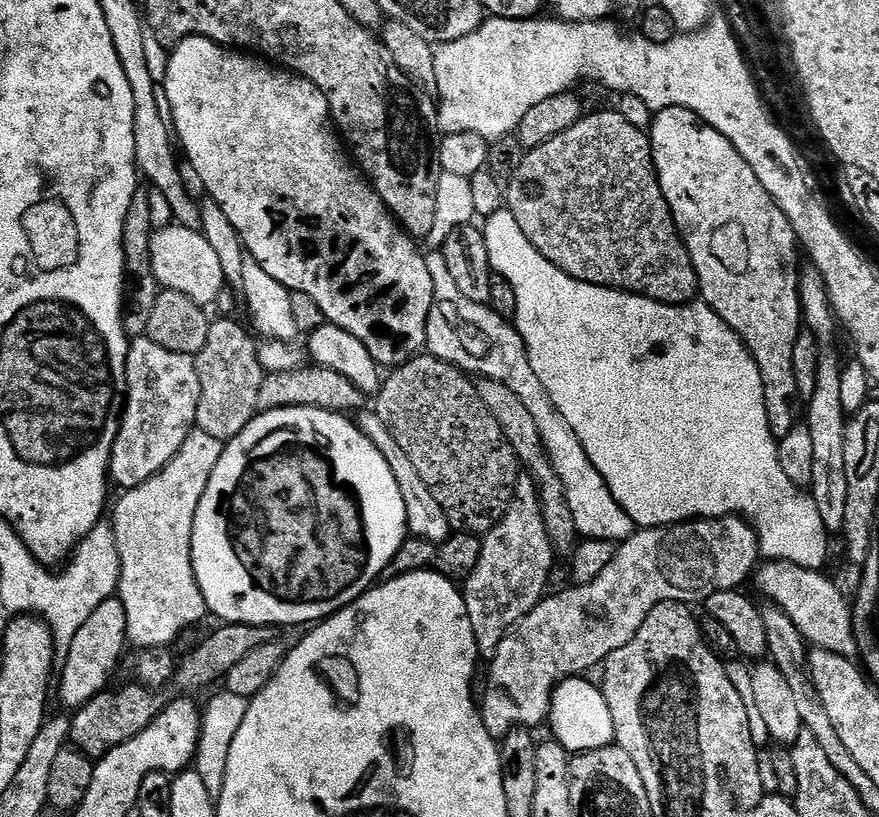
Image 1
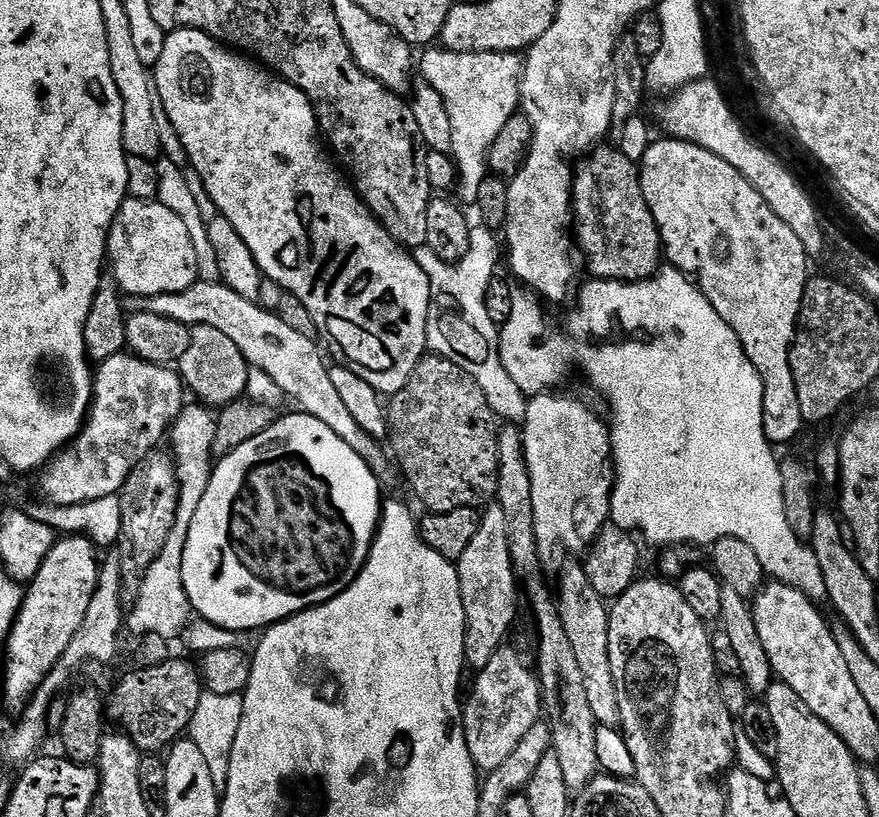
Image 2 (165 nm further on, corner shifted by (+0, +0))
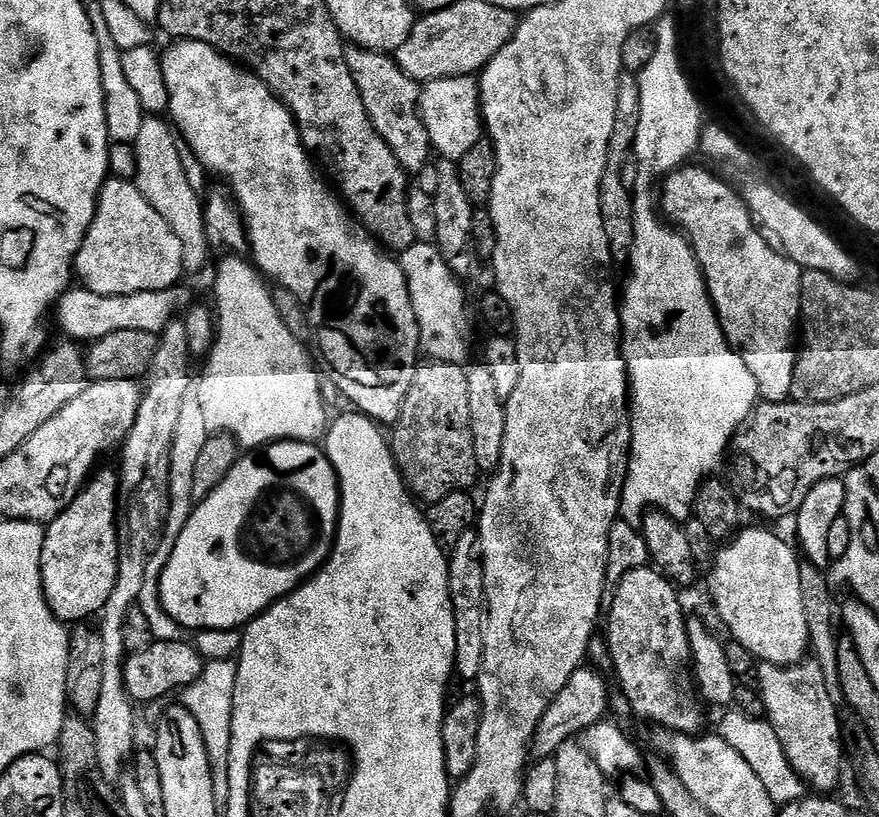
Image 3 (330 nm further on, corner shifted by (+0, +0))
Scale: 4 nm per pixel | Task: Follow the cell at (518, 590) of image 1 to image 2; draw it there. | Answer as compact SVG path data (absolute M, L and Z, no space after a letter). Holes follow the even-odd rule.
M498 502L483 509L478 534L470 542L466 554L458 561L462 606L466 610L466 642L464 662L469 669L479 670L489 664L496 651L505 643L508 631L516 620L518 581L512 569L510 542L506 530L506 514Z

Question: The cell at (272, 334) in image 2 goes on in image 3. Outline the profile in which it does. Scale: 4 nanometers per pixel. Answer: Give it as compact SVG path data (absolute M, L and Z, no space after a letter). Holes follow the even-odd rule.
M76 286L60 297L54 308L54 317L60 323L61 330L68 335L65 337L72 342L101 340L106 338L106 334L114 334L114 330L146 330L159 334L169 321L177 319L181 310L193 303L191 290L184 287L121 296L99 296L88 288Z

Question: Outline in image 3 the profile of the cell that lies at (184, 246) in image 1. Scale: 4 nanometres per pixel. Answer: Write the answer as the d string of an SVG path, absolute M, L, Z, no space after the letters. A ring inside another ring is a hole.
M109 178L100 191L94 222L76 255L74 272L83 287L99 296L121 296L175 288L181 283L180 276L185 275L182 242L178 242L178 234L170 230L170 222L166 222L166 218L162 218L162 214L158 214L158 210L154 210L150 202L146 202L132 180Z

